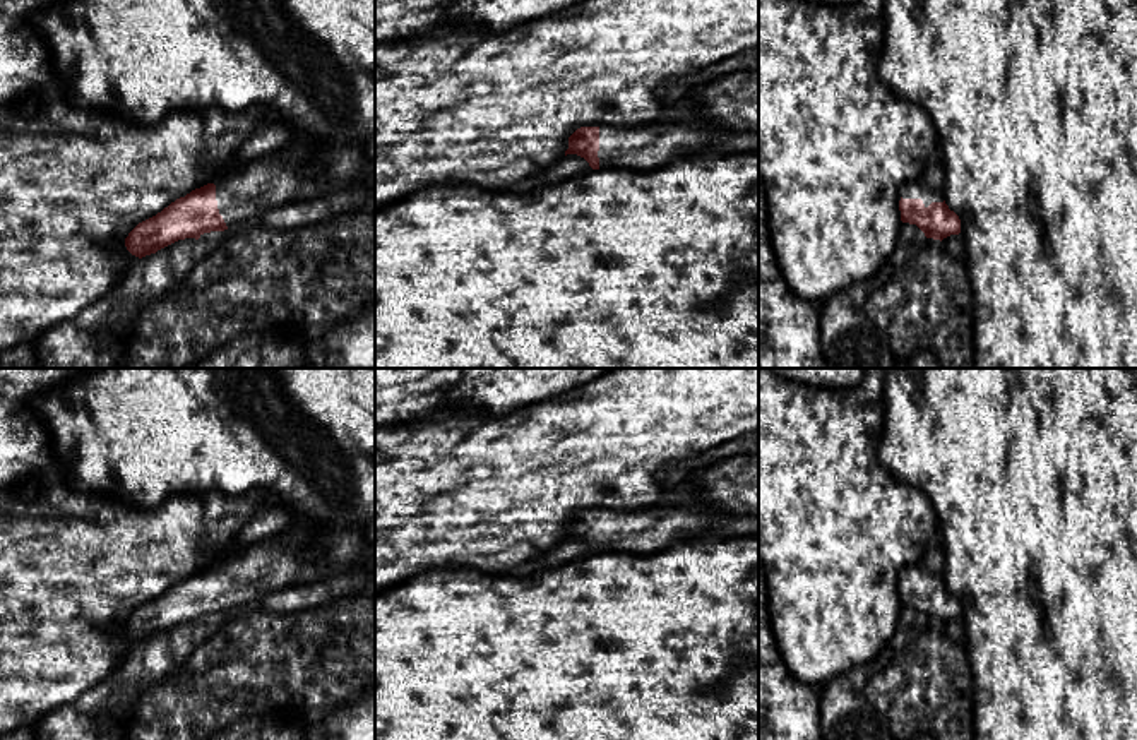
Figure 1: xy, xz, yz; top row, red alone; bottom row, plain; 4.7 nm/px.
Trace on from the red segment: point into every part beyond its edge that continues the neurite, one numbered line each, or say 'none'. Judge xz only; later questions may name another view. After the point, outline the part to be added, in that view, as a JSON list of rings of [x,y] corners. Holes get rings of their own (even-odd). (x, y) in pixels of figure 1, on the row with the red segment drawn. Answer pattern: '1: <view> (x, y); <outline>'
1: xz (620, 148); [[[599,127],[599,170],[654,170],[664,166],[673,151],[699,154],[712,139],[728,135],[711,127]]]

